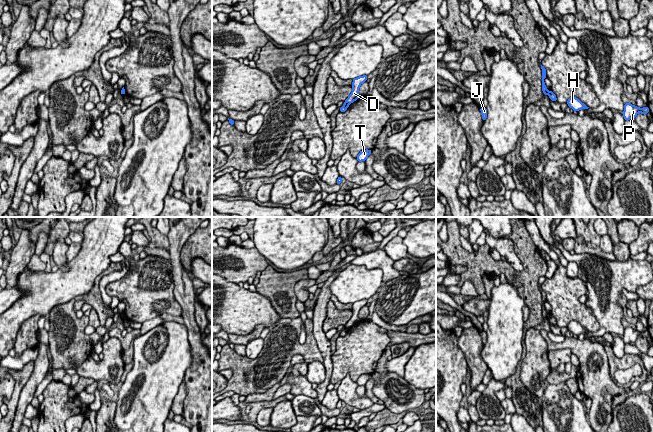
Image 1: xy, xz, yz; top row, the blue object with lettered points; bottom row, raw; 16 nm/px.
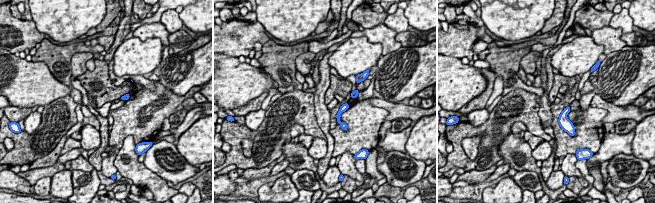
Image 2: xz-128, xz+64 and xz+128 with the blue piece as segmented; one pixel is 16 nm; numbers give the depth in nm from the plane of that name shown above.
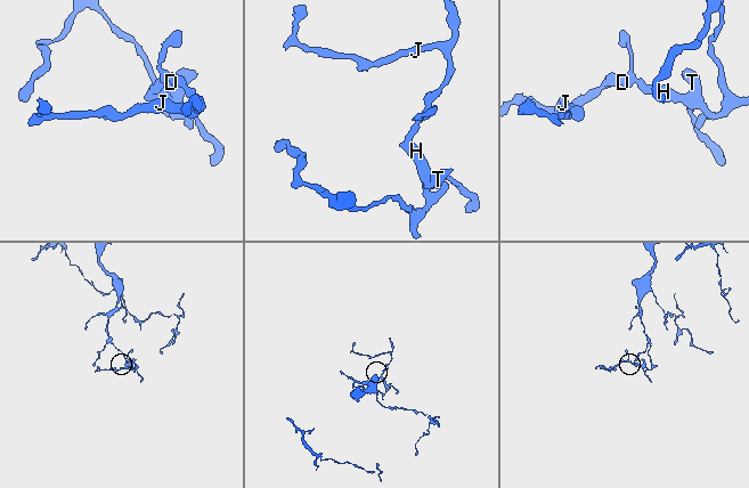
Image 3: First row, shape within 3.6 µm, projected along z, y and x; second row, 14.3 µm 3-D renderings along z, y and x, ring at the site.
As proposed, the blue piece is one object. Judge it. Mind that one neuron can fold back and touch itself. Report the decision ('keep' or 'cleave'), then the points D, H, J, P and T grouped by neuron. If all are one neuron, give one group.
cleave; D J / H P T

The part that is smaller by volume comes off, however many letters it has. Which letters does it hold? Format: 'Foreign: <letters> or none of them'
Foreign: D, J

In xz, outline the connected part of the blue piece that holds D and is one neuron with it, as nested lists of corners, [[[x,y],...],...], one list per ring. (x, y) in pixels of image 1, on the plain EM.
[[[363,299],[353,303],[352,307],[353,315],[344,326],[346,329],[349,330],[352,326],[356,325],[360,321],[358,317],[359,311],[362,307],[366,306],[366,304],[367,304],[367,299]]]

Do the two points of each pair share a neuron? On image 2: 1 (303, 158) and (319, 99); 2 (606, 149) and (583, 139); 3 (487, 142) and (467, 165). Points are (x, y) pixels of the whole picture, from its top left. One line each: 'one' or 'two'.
1: two
2: two
3: one

